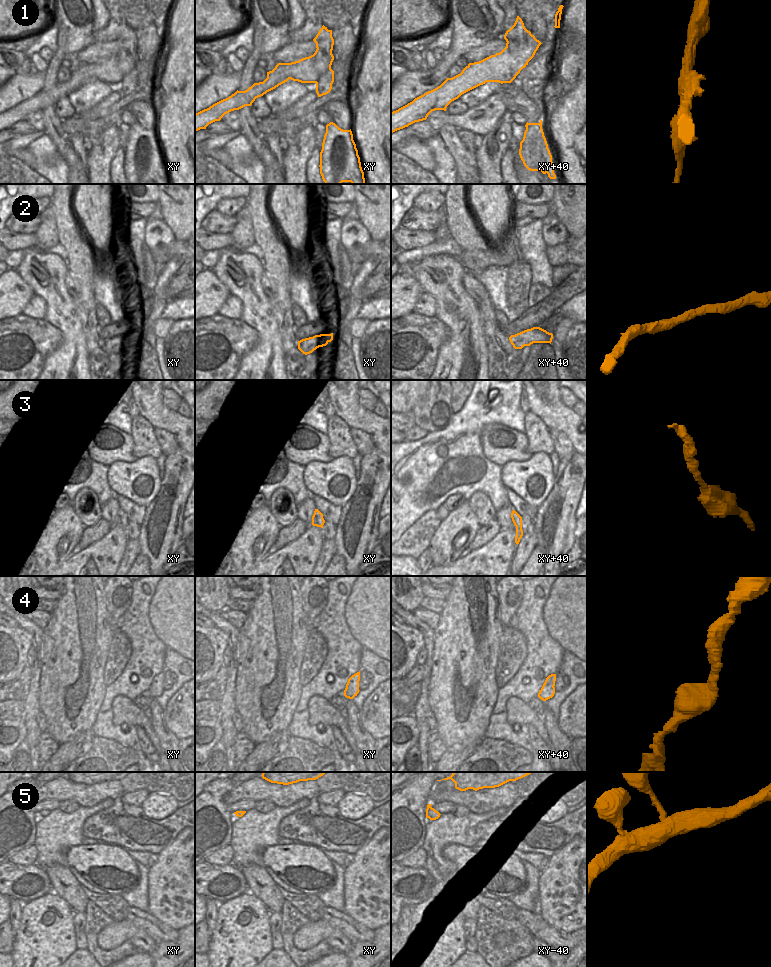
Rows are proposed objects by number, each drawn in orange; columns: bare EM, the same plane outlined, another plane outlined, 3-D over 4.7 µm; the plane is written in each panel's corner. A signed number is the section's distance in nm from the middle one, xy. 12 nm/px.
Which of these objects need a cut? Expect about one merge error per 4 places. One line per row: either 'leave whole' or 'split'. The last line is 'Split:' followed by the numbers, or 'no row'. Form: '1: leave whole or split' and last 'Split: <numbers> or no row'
1: split
2: leave whole
3: leave whole
4: leave whole
5: leave whole
Split: 1

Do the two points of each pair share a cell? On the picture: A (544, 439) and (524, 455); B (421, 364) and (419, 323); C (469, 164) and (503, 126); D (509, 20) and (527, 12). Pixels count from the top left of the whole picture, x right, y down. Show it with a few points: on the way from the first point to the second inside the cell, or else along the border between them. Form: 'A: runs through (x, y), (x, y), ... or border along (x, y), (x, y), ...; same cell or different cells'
A: border along (524, 433), (527, 439), (527, 449), (531, 454); different cells
B: runs through (429, 354), (433, 348), (419, 333); same cell
C: border along (474, 154), (479, 173); different cells
D: border along (515, 10), (518, 15); different cells

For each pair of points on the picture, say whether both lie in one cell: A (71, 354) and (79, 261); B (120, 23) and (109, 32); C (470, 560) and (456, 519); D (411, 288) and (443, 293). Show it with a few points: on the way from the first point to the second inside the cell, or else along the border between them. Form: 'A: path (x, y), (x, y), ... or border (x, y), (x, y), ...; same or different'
A: border (67, 289), (79, 310), (81, 325); different
B: path (117, 25), (112, 30); same
C: border (460, 557), (447, 565); different
D: border (414, 276), (423, 290); different

